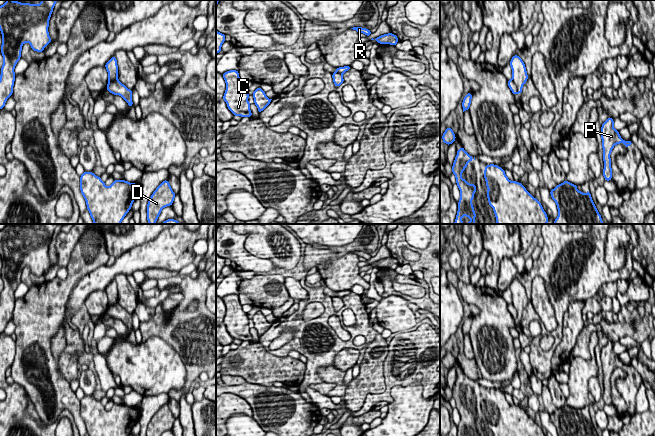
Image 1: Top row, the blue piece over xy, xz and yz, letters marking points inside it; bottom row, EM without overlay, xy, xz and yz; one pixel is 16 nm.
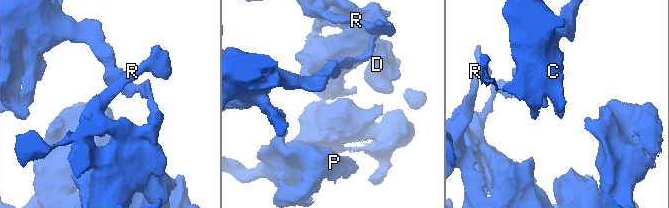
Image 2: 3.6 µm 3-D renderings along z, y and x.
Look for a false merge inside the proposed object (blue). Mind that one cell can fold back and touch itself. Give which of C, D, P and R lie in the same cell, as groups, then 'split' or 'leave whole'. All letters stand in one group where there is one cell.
C P / D R; split

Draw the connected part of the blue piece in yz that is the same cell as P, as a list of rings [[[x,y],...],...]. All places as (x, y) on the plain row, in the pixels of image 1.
[[[609,341],[601,350],[601,363],[603,372],[603,385],[604,393],[603,400],[606,405],[611,405],[612,403],[612,392],[611,392],[611,376],[616,368],[623,367],[627,372],[632,369],[632,365],[625,365],[621,362],[619,355],[614,352],[614,344]]]

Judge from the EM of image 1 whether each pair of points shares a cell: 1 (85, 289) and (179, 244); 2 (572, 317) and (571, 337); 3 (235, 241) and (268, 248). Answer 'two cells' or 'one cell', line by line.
1: one cell
2: one cell
3: two cells

